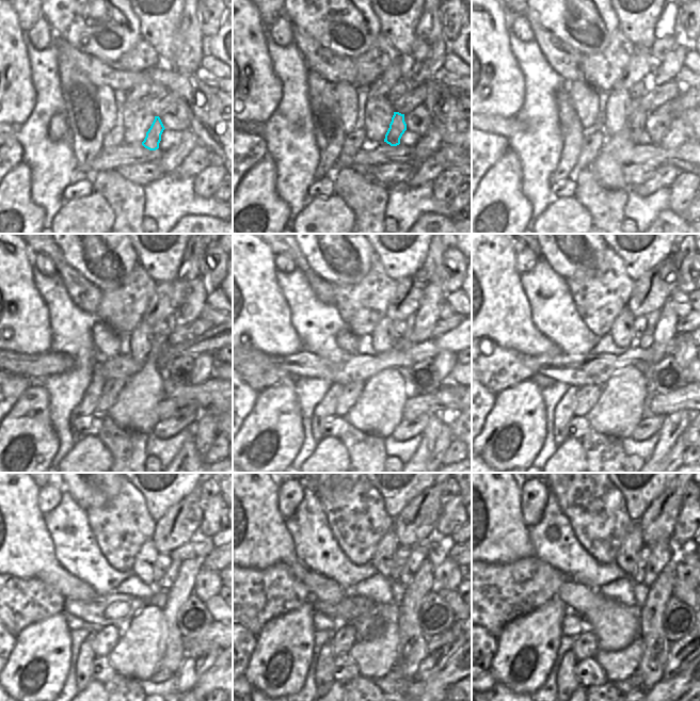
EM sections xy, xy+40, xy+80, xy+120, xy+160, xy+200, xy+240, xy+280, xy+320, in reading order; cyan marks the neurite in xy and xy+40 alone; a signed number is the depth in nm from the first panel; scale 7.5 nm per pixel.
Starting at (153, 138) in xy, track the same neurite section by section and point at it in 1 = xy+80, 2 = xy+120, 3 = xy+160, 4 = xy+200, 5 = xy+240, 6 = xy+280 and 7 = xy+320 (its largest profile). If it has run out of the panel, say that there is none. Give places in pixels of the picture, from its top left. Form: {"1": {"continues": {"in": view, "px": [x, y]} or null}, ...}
{"1": {"continues": {"in": "xy+80", "px": [636, 122]}}, "2": {"continues": {"in": "xy+120", "px": [159, 353]}}, "3": {"continues": {"in": "xy+160", "px": [404, 341]}}, "4": {"continues": {"in": "xy+200", "px": [648, 337]}}, "5": {"continues": {"in": "xy+240", "px": [165, 583]}}, "6": {"continues": {"in": "xy+280", "px": [418, 554]}}, "7": {"continues": {"in": "xy+320", "px": [659, 553]}}}

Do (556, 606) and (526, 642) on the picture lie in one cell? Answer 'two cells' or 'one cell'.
one cell

